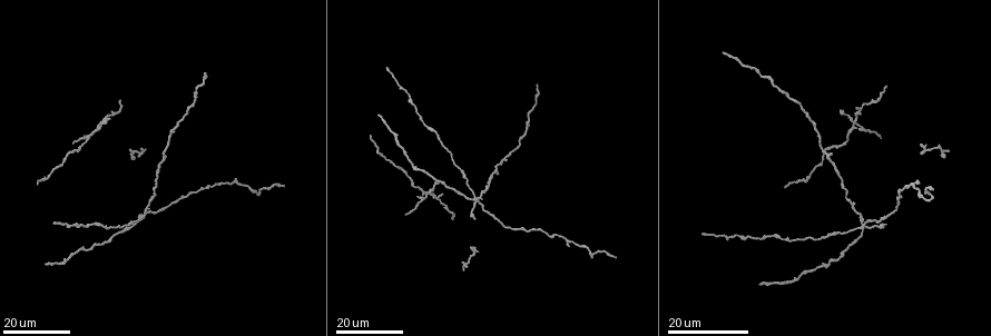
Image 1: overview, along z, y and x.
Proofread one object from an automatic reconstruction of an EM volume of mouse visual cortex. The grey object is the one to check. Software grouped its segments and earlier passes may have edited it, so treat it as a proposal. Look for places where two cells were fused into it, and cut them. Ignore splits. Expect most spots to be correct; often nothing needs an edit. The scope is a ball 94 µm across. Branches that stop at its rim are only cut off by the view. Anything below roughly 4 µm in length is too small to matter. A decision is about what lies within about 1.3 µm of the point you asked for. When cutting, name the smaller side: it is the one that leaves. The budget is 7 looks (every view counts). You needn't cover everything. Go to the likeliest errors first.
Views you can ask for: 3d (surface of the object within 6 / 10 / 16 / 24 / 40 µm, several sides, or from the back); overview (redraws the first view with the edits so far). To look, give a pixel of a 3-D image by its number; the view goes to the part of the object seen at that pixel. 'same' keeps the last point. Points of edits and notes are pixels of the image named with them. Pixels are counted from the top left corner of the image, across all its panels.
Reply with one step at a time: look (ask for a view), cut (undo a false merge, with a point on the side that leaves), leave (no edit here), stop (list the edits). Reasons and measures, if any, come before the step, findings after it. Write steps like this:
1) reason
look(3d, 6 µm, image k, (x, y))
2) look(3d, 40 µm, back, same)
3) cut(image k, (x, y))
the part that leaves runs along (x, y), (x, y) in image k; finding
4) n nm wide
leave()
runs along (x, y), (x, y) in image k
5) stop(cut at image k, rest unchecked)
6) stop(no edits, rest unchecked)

small branch off a trunk
look(3d, 16 µm, image 1, (145, 215))

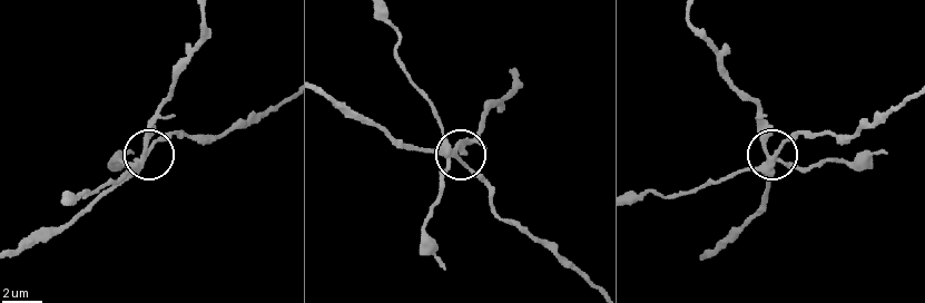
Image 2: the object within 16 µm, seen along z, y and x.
closer look
look(3d, 10 µm, image 2, (775, 159))

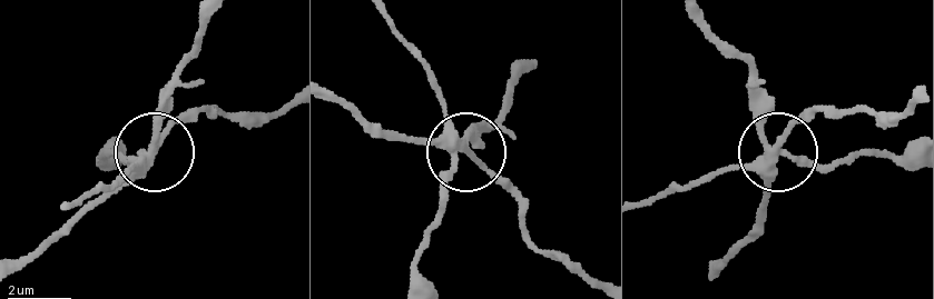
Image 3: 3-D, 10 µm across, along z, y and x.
250 nm wide
cut(image 3, (128, 173))
the part that leaves runs along (760, 163), (699, 176), (644, 202) in image 3; a second cell is stuck on

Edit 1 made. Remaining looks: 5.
look(overview)

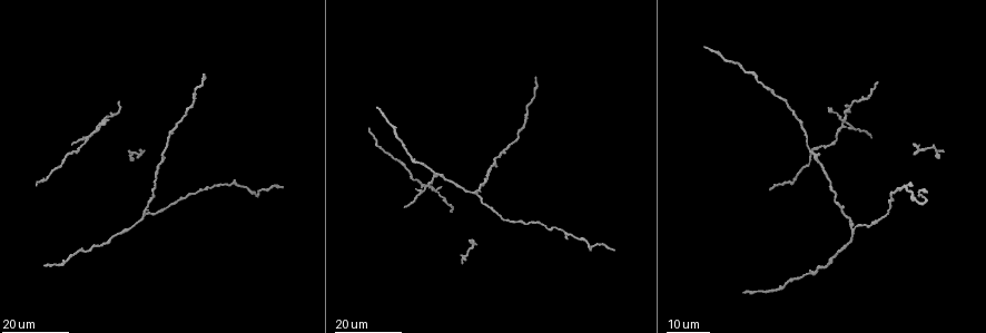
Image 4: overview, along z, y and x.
four arms meet
look(3d, 24 µm, image 4, (96, 130))

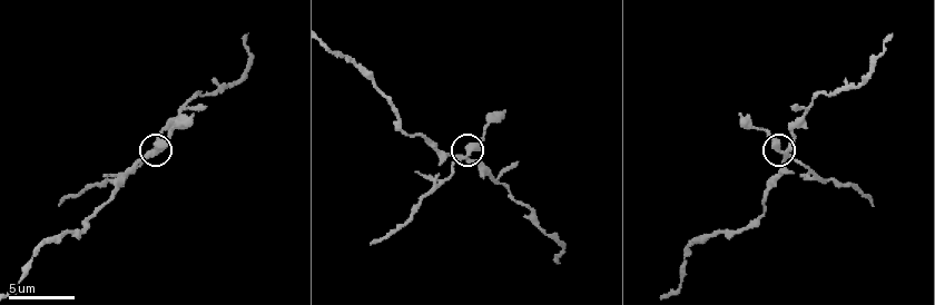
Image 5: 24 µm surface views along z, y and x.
zoom in
look(3d, 6 µm, image 5, (788, 151))

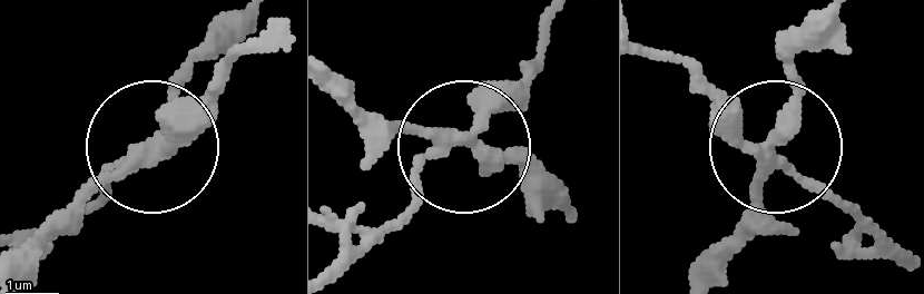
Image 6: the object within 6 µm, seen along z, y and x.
4 arms
cut(image 6, (182, 125))
a second cell is stuck on

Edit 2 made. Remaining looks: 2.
stop(cut at image 3, cut at image 6, rest unchecked)

